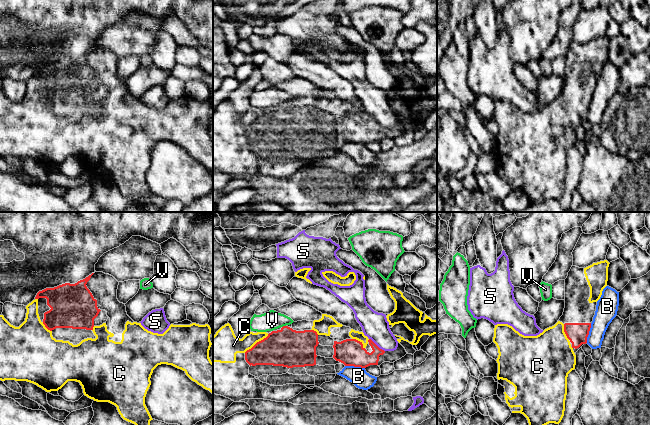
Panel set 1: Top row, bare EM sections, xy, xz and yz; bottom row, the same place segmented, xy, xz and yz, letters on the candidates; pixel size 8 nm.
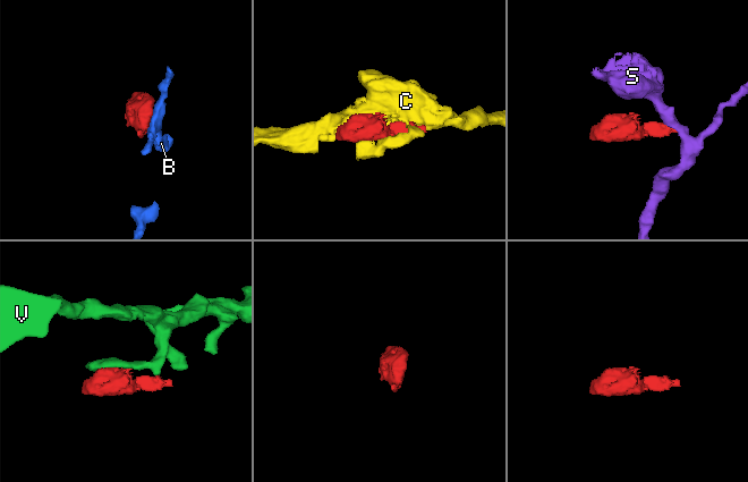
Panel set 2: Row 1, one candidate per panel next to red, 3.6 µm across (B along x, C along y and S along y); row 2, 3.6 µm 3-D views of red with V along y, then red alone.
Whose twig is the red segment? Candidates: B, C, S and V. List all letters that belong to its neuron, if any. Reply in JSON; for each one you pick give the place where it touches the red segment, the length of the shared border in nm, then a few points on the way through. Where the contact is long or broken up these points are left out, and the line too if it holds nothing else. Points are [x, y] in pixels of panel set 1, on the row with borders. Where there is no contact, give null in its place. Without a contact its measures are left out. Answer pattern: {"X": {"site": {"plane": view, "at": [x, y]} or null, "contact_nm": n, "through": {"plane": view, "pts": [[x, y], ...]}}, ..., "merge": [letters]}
{"C": {"site": {"plane": "xz", "at": [257, 342]}, "contact_nm": 240}, "merge": ["C"]}

